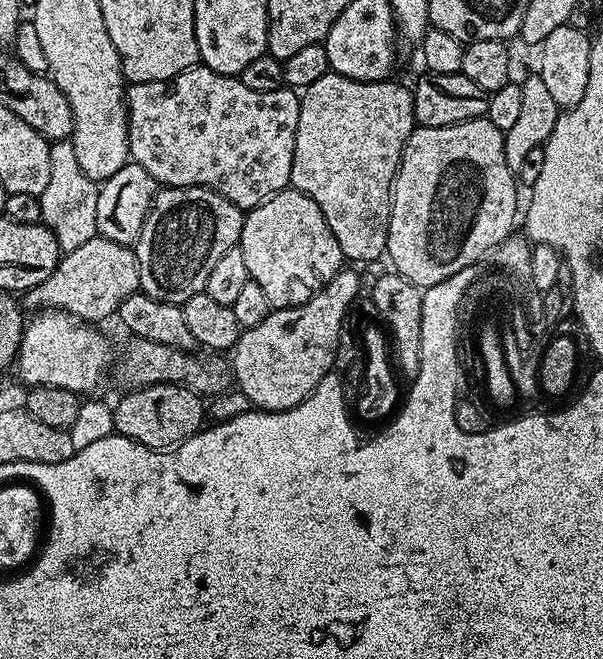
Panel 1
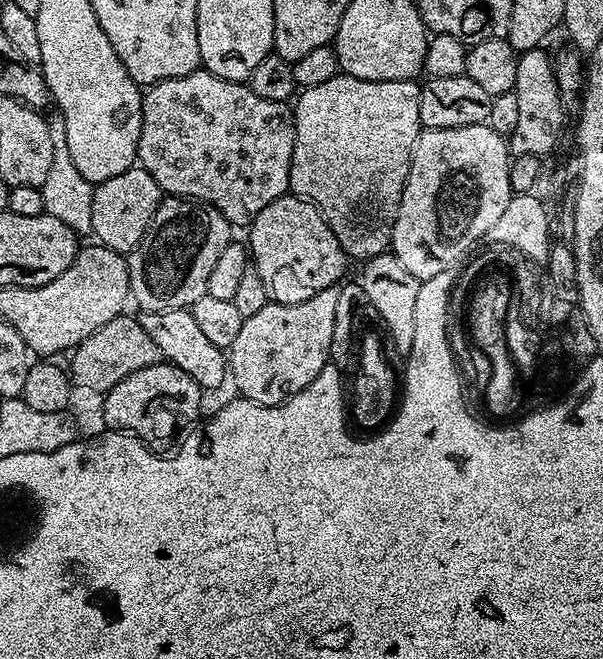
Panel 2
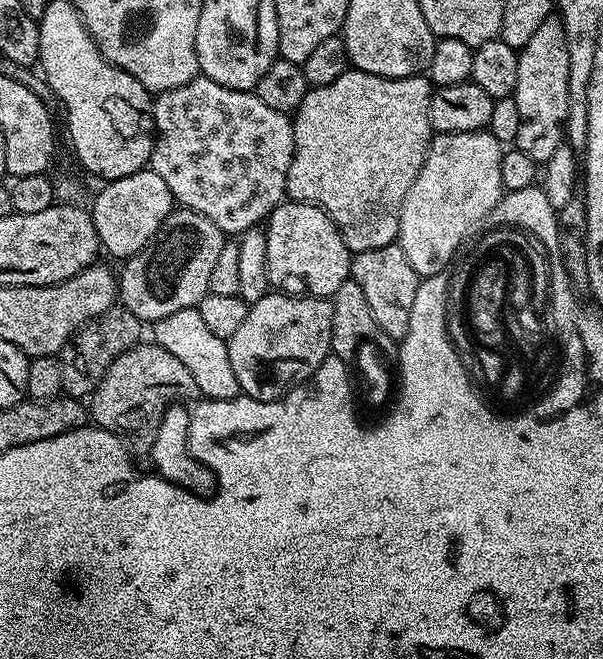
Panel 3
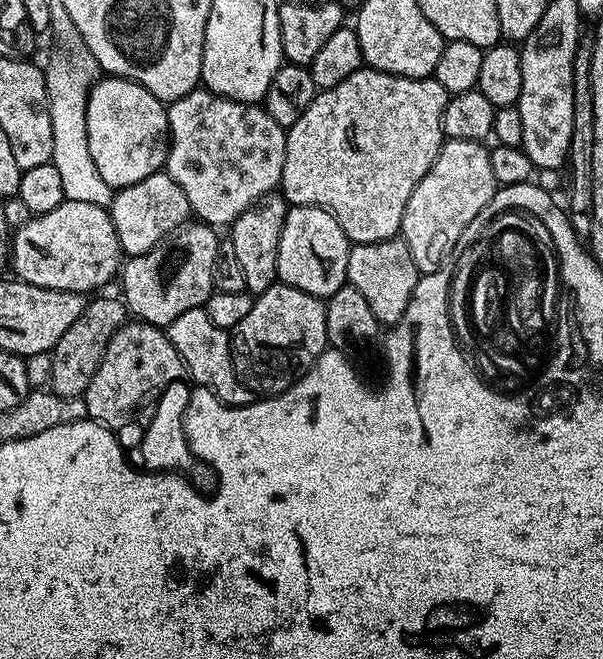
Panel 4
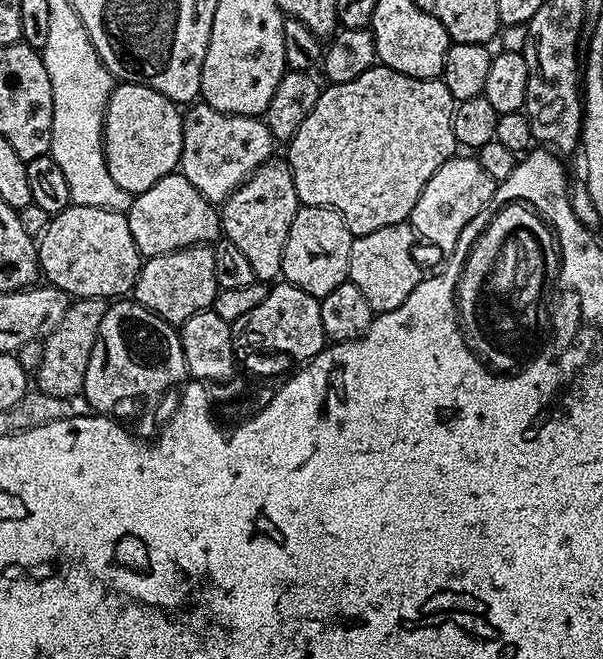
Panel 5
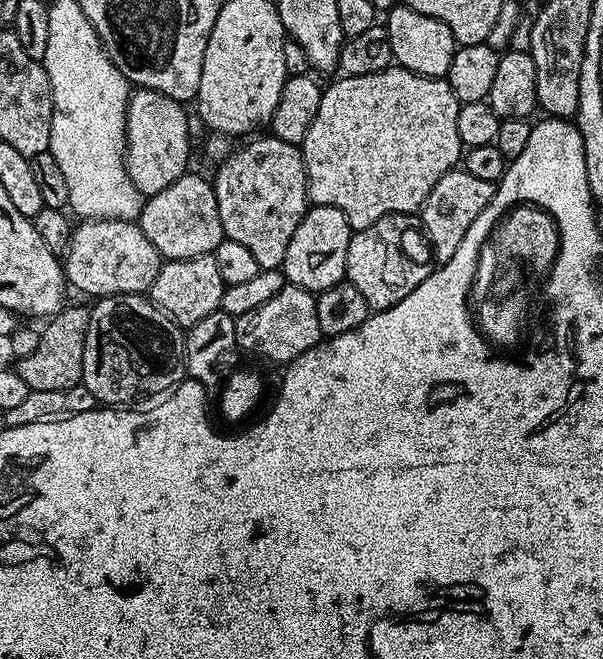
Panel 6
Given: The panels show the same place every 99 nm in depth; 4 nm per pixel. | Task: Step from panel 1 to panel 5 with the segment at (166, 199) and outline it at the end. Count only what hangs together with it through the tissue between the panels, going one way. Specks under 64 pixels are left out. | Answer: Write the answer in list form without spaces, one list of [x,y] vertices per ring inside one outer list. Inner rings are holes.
[[[197,246],[147,257],[140,266],[134,299],[168,324],[179,326],[186,322],[186,318],[209,311],[217,291],[212,248]]]

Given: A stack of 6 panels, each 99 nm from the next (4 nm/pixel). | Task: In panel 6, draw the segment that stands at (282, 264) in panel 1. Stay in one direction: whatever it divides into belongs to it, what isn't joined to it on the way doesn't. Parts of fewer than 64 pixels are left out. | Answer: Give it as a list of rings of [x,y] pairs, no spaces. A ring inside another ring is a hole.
[[[321,204],[309,207],[302,222],[298,222],[298,230],[294,230],[294,238],[290,238],[290,246],[286,246],[286,258],[282,265],[285,281],[313,294],[341,283],[345,279],[346,250],[350,250],[353,231],[342,210]]]

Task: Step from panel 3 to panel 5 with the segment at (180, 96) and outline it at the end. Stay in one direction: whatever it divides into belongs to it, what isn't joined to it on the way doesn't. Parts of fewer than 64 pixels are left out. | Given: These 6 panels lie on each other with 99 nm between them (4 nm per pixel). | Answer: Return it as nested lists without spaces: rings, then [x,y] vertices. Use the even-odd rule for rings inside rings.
[[[196,102],[183,113],[182,154],[179,173],[210,203],[223,205],[238,186],[248,181],[256,169],[273,159],[274,141],[267,124],[259,116],[239,116],[214,110],[214,106]]]

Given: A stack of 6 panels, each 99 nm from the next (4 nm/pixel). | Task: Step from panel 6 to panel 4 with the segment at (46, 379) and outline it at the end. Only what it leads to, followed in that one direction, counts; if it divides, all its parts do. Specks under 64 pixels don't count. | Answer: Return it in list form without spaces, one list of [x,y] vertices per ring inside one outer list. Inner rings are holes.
[[[97,295],[97,300],[89,299],[85,303],[82,314],[70,325],[70,330],[58,338],[52,348],[52,369],[50,370],[50,388],[59,396],[83,397],[90,386],[102,358],[106,354],[106,346],[110,346],[110,338],[129,319],[130,313],[124,306],[123,299],[112,296]]]

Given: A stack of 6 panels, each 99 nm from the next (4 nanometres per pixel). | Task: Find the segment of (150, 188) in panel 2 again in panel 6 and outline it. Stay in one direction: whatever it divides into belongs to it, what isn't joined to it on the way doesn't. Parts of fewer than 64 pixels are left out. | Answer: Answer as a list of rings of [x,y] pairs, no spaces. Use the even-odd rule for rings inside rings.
[[[195,170],[185,172],[178,182],[170,182],[166,190],[158,190],[158,194],[147,197],[138,223],[142,234],[154,242],[154,250],[158,250],[164,260],[210,256],[226,238],[222,218],[218,218],[218,198],[213,181],[199,176]]]

